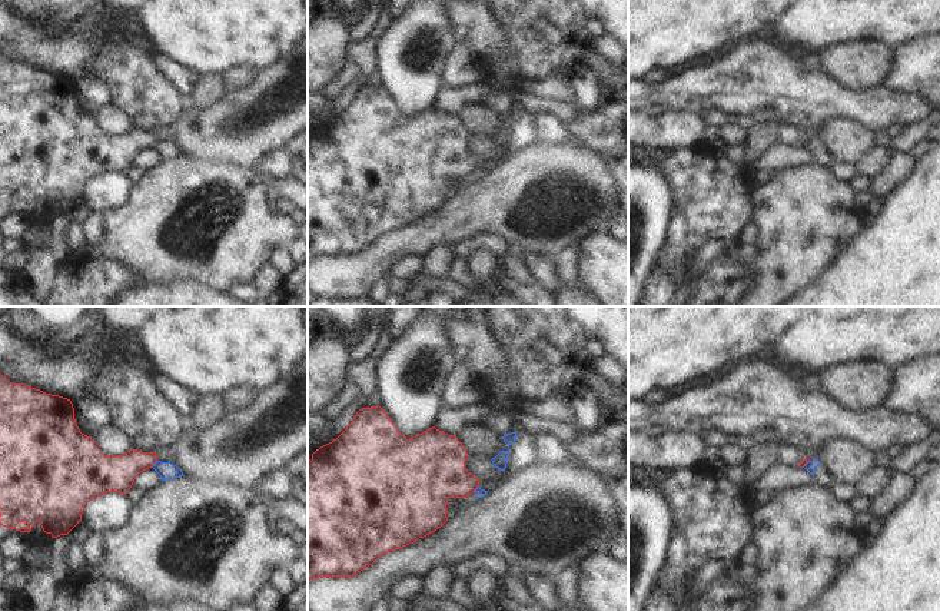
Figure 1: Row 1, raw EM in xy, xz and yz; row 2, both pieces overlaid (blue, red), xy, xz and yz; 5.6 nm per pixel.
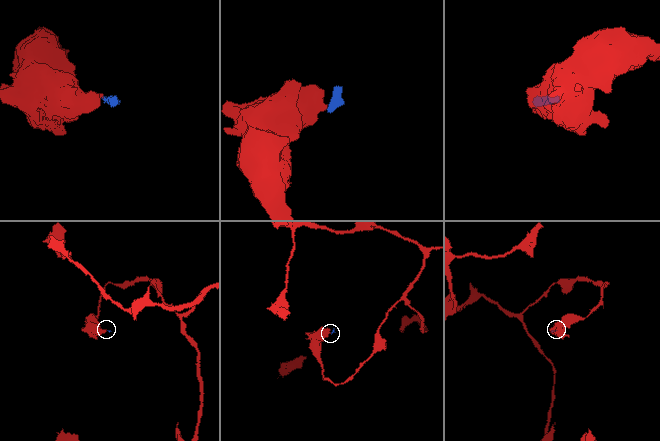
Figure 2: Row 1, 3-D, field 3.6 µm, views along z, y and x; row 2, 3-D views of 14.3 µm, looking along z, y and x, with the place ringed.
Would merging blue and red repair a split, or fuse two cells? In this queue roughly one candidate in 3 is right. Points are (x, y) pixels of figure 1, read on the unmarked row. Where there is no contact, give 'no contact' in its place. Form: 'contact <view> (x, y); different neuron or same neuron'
contact xy (153, 143); different neuron

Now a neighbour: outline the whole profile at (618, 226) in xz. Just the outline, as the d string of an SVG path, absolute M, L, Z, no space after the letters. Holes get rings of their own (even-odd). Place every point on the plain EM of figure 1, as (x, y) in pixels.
M617 210L611 219L607 233L617 240L628 242L628 219L621 210Z

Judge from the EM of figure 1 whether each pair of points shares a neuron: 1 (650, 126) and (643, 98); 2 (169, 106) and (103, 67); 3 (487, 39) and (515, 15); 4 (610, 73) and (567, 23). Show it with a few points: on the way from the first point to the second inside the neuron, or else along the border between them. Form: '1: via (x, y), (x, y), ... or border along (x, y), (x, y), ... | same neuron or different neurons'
1: border along (643, 110), (645, 112) | different neurons
2: via (153, 103), (119, 69) | same neuron
3: border along (492, 15), (512, 50), (510, 57) | different neurons
4: via (594, 60), (577, 47), (567, 45), (564, 39) | same neuron

